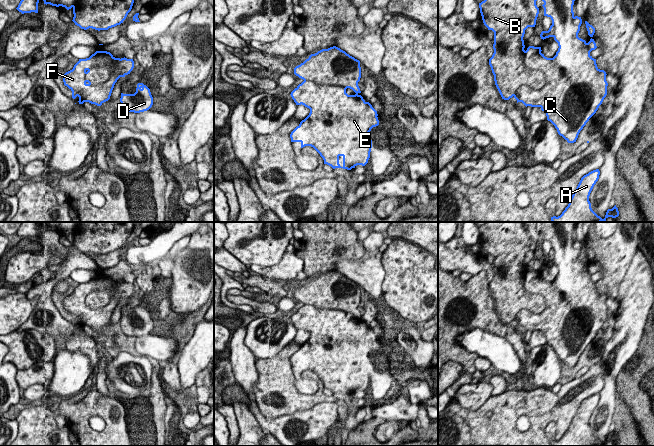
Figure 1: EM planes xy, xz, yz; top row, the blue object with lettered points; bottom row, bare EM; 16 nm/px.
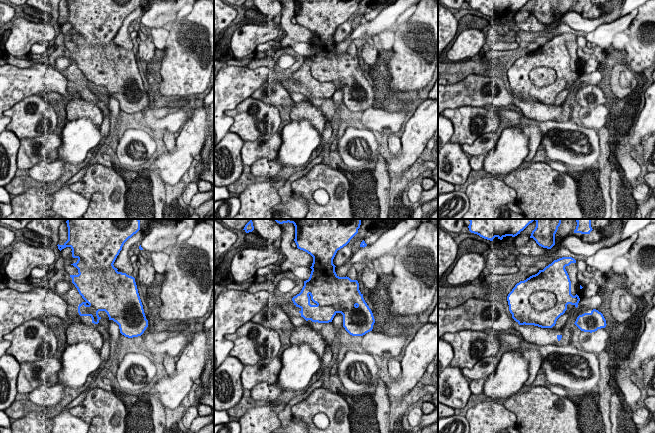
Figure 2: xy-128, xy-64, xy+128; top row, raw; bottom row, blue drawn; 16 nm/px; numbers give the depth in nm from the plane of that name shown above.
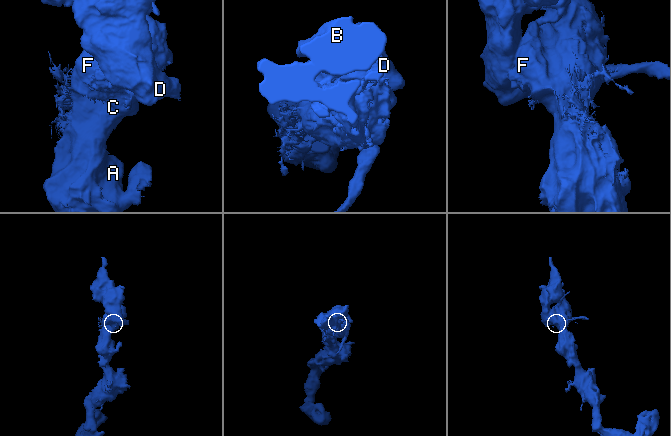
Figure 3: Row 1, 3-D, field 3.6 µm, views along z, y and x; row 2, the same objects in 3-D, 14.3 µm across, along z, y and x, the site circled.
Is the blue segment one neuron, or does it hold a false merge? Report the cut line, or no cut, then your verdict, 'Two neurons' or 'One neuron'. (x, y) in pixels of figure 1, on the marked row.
Split along yz (524, 51), (524, 65), (545, 83), (513, 95). Two neurons

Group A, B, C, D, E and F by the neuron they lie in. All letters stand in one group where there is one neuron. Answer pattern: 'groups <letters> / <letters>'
groups A C E F / B D

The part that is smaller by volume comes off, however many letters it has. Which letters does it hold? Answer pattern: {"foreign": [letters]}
{"foreign": ["B", "D"]}

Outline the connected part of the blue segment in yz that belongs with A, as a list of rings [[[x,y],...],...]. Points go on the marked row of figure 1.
[[[599,169],[584,175],[573,193],[568,206],[558,217],[551,217],[552,222],[605,222],[608,217],[616,218],[619,211],[616,205],[608,209],[605,218],[602,219],[591,208],[590,193],[599,179]]]

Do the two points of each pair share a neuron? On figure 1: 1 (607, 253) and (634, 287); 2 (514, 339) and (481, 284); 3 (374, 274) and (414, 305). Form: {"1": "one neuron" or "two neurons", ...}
{"1": "two neurons", "2": "one neuron", "3": "two neurons"}

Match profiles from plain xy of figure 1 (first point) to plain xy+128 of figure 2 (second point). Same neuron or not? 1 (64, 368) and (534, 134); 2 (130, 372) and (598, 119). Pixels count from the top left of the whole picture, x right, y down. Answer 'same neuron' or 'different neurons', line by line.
1: different neurons
2: different neurons

